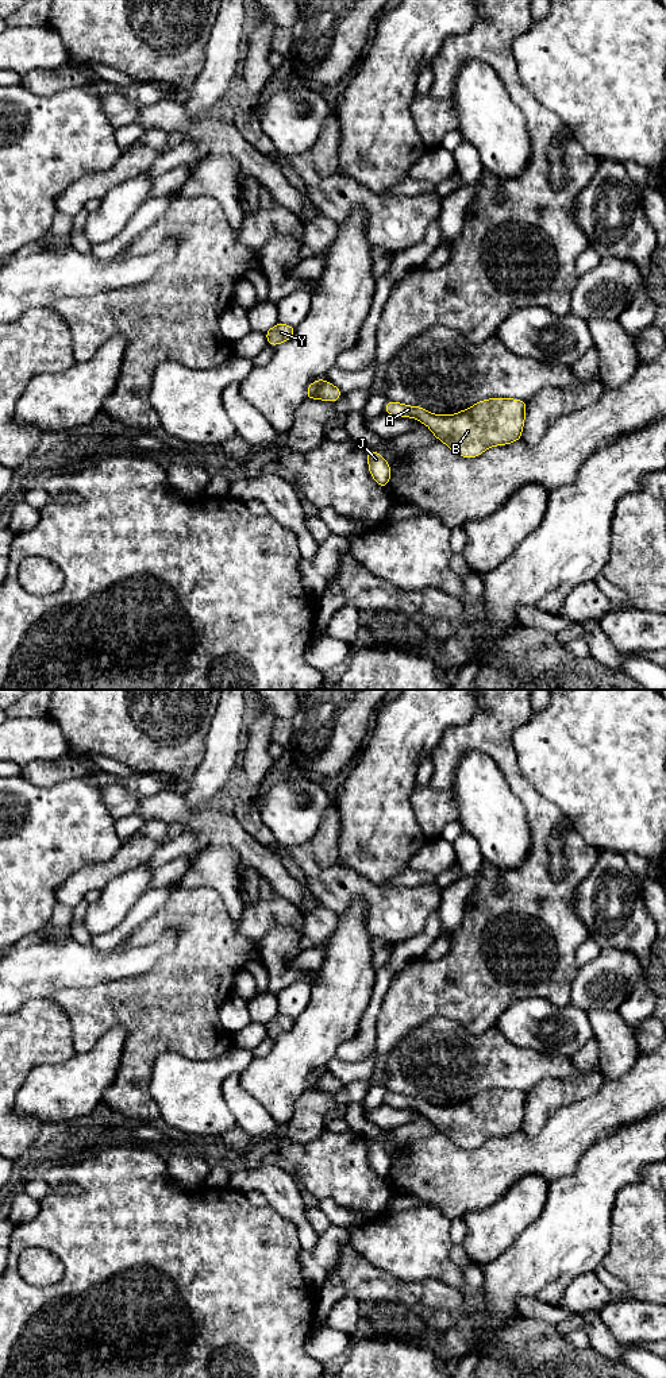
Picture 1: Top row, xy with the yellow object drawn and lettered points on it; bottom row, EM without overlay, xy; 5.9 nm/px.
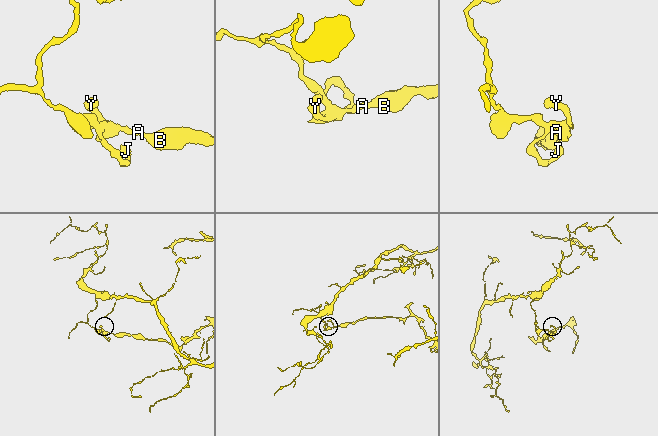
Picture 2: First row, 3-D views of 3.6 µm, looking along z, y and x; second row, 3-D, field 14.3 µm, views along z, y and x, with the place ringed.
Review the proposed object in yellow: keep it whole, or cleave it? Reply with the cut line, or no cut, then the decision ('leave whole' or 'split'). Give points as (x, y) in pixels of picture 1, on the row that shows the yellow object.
cut in xy along (324, 381), (315, 398); split

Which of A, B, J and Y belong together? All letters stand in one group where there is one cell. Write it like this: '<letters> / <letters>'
A B Y / J

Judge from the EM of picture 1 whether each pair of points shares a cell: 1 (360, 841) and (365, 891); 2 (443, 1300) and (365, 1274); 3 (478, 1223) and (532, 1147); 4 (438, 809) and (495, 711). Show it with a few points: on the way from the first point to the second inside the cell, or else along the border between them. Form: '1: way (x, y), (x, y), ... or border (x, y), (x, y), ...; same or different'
1: border (339, 863), (374, 883), (389, 883); different
2: way (424, 1296), (401, 1296), (384, 1290); same
3: border (515, 1182), (493, 1203), (469, 1211), (462, 1216); different
4: way (441, 784), (445, 761), (470, 736); same

